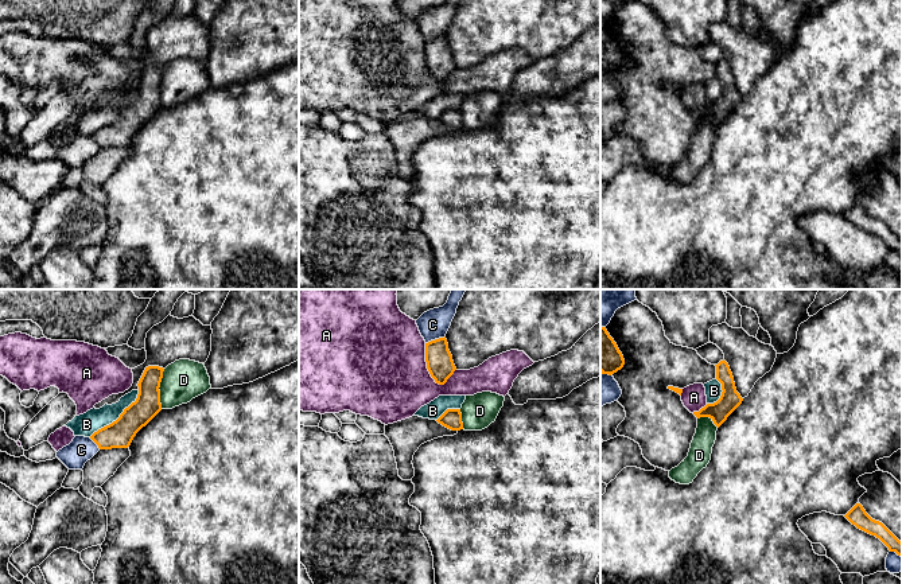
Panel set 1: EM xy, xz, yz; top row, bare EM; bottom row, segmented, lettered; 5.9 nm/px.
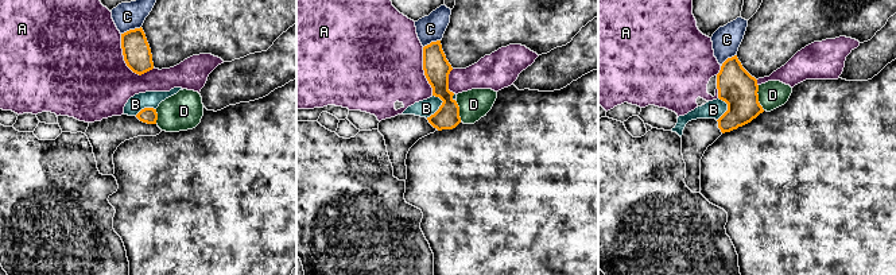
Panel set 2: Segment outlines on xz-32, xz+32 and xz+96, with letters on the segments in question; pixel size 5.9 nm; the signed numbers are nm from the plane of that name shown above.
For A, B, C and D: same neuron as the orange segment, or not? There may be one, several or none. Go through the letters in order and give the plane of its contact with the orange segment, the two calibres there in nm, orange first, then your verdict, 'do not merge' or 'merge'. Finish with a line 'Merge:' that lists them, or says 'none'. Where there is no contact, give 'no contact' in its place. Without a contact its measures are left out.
A: contact in xz; calibres 160 and 500 nm; do not merge
B: contact in xy; calibres 160 and 140 nm; do not merge
C: contact in xz; calibres 160 and 180 nm; do not merge
D: contact in xy; calibres 160 and 240 nm; do not merge
Merge: none

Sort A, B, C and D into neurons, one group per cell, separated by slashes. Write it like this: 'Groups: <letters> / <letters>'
Groups: A / B / C / D

